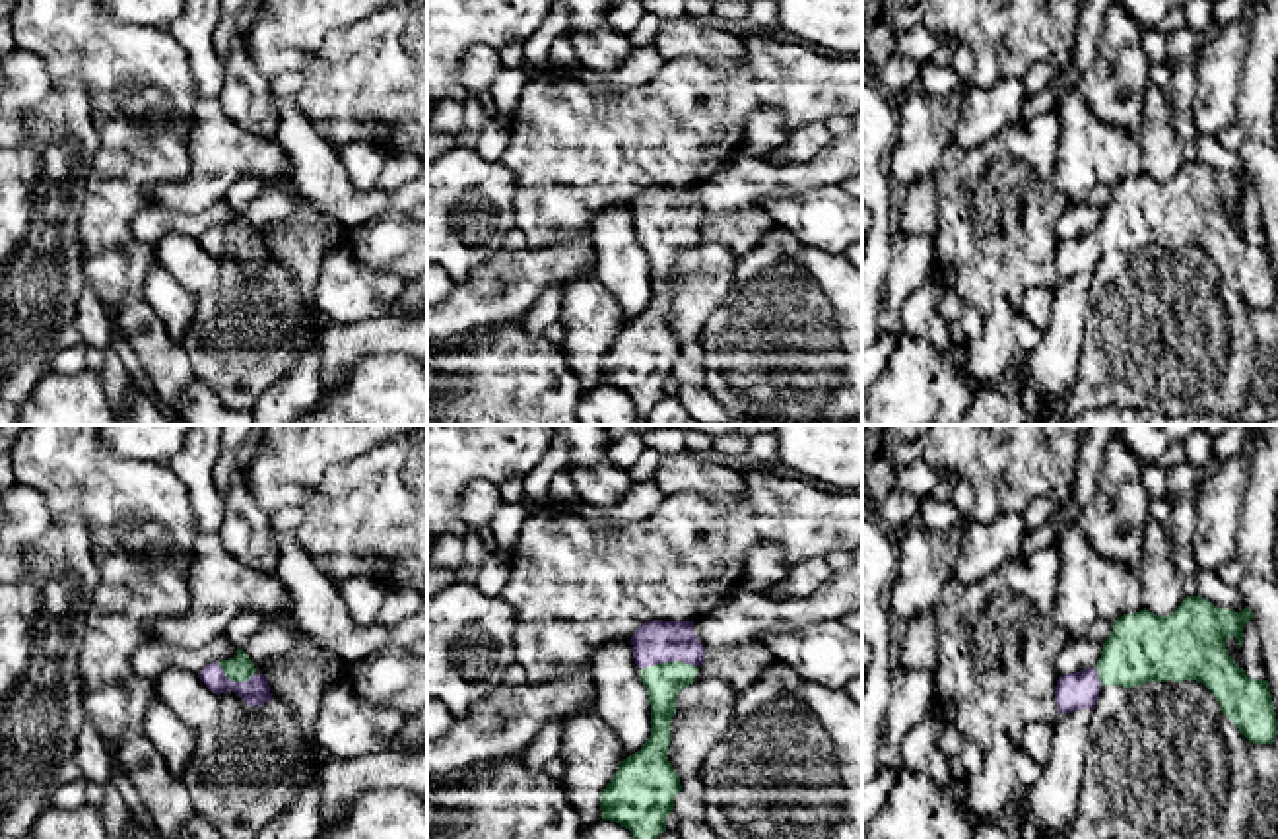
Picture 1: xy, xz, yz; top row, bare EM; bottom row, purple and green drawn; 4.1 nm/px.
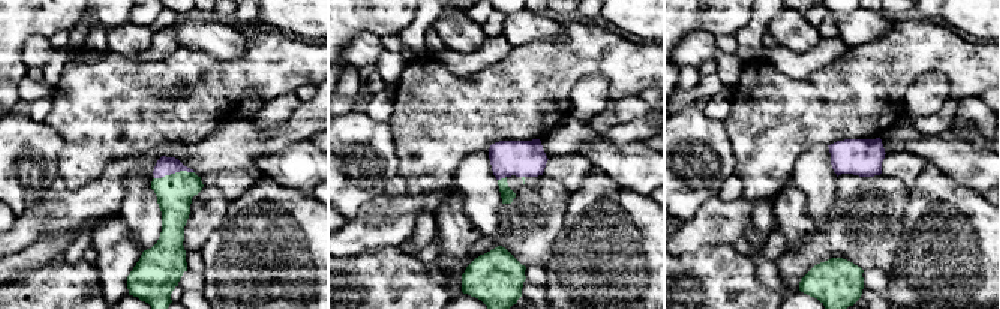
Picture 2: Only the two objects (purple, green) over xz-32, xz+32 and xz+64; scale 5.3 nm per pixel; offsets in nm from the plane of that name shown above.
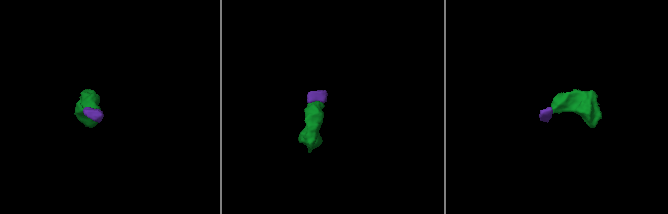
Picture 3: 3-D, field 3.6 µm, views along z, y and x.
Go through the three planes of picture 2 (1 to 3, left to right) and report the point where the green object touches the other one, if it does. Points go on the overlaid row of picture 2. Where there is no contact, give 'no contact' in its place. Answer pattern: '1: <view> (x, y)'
1: xz-32 (174, 173)
2: xz+32 (501, 177)
3: no contact

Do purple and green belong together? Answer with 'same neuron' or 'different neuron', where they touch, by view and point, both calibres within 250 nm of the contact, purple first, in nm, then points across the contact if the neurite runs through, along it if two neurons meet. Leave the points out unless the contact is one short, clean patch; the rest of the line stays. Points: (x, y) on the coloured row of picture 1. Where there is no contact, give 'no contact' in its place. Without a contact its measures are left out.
same neuron | xz (669, 661) | 180/160 nm | across xz (657, 641), (669, 661), (663, 682)

